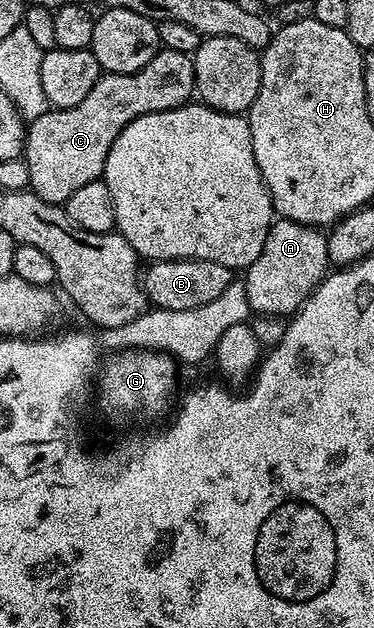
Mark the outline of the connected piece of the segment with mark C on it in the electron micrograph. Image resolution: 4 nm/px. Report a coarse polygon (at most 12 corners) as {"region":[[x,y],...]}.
{"region":[[193,57],[102,74],[27,125],[28,188],[64,205],[134,118],[189,103]]}

